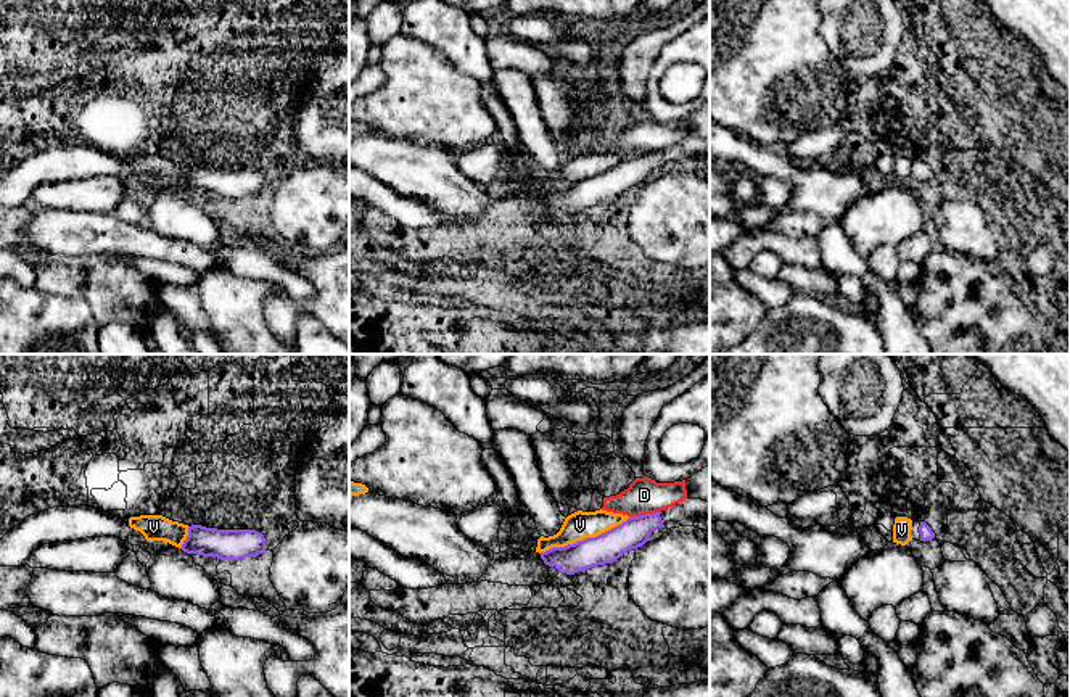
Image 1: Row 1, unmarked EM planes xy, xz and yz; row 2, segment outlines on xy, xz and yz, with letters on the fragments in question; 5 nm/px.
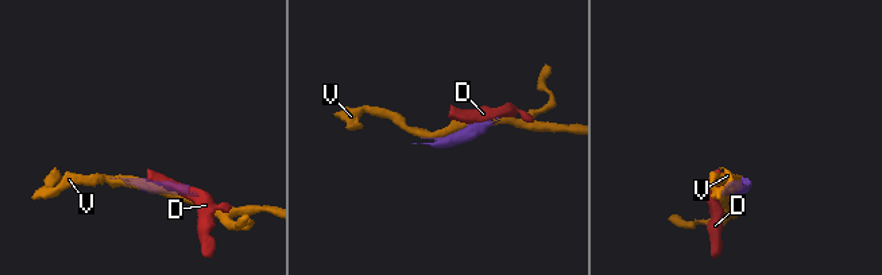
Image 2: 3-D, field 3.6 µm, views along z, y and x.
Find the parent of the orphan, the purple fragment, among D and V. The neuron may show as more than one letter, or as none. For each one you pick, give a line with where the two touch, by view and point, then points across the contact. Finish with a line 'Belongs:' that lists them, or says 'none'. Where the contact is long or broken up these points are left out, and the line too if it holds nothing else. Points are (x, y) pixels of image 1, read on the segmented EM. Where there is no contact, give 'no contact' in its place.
Belongs: none

